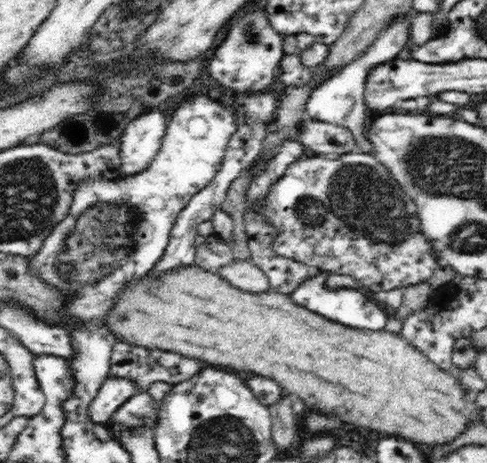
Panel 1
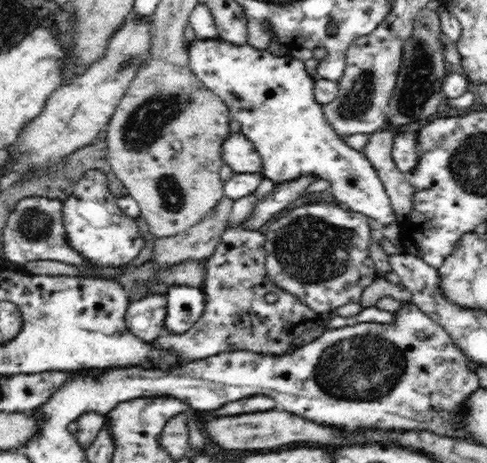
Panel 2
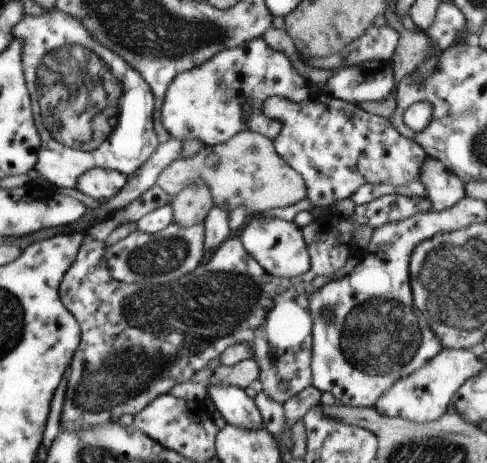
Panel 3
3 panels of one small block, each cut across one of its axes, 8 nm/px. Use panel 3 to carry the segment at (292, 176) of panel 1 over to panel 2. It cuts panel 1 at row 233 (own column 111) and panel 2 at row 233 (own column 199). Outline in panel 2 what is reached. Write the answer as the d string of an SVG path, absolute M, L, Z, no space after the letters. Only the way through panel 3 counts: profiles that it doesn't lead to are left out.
M308 204L280 214L262 228L266 238L266 272L284 292L300 298L320 316L338 306L358 302L364 290L376 282L378 272L368 254L368 216L346 212L332 204Z

